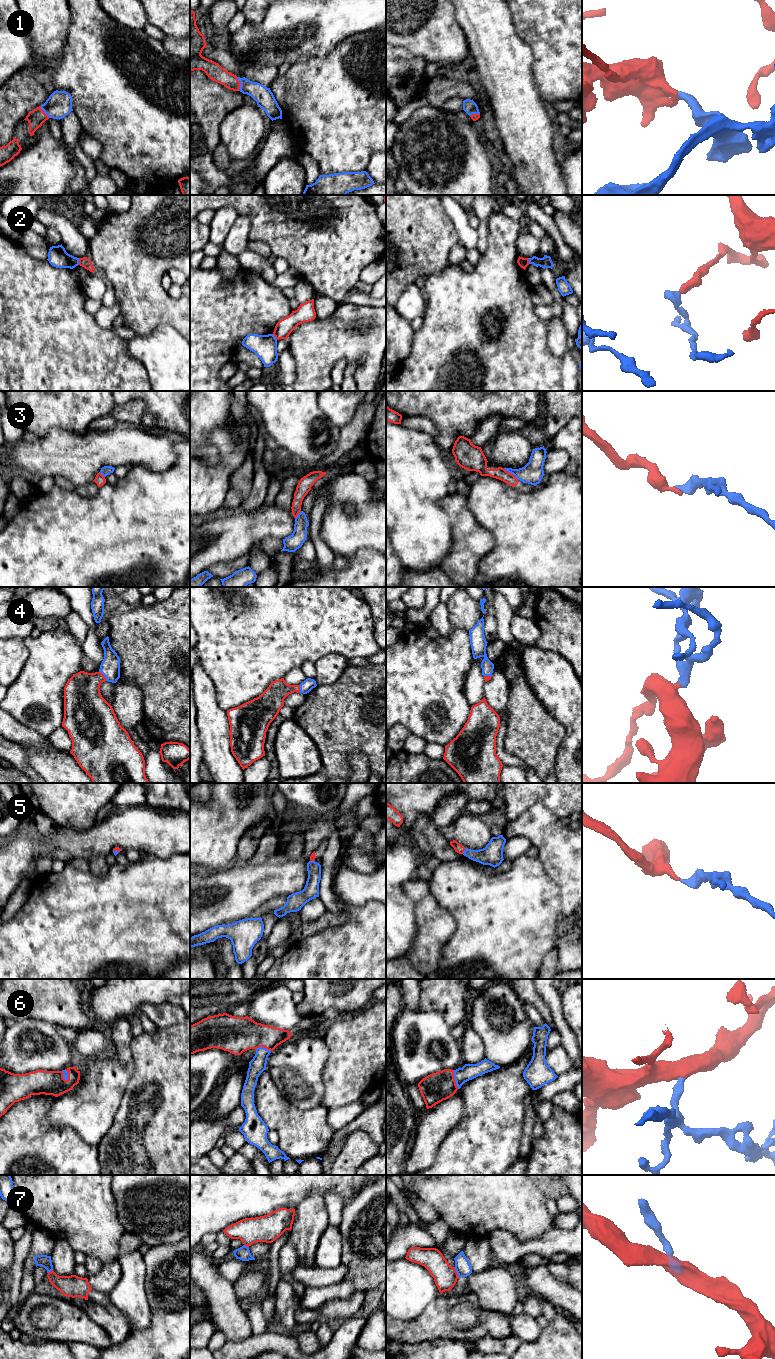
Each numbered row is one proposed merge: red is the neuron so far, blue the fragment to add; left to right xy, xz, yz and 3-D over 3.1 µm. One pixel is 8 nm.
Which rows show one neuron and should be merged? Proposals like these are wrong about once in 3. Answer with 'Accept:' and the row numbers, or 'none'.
Accept: 1, 4, 5, 6, 7

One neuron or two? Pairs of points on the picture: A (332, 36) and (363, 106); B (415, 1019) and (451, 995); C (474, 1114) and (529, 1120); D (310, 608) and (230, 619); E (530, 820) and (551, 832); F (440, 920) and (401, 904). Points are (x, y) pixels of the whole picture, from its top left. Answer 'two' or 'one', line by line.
A: two
B: two
C: two
D: one
E: one
F: two

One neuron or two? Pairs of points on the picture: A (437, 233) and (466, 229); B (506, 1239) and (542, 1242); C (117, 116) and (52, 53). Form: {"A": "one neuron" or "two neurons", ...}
{"A": "two neurons", "B": "one neuron", "C": "two neurons"}

